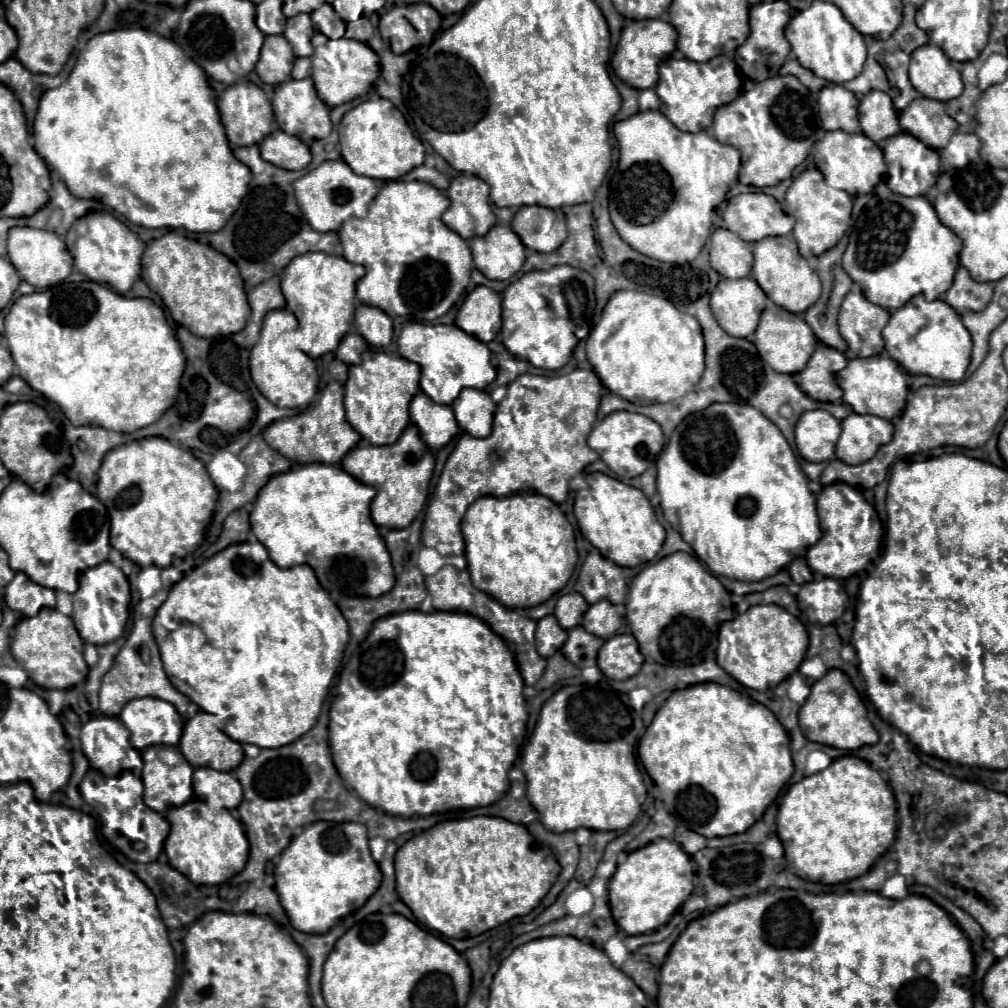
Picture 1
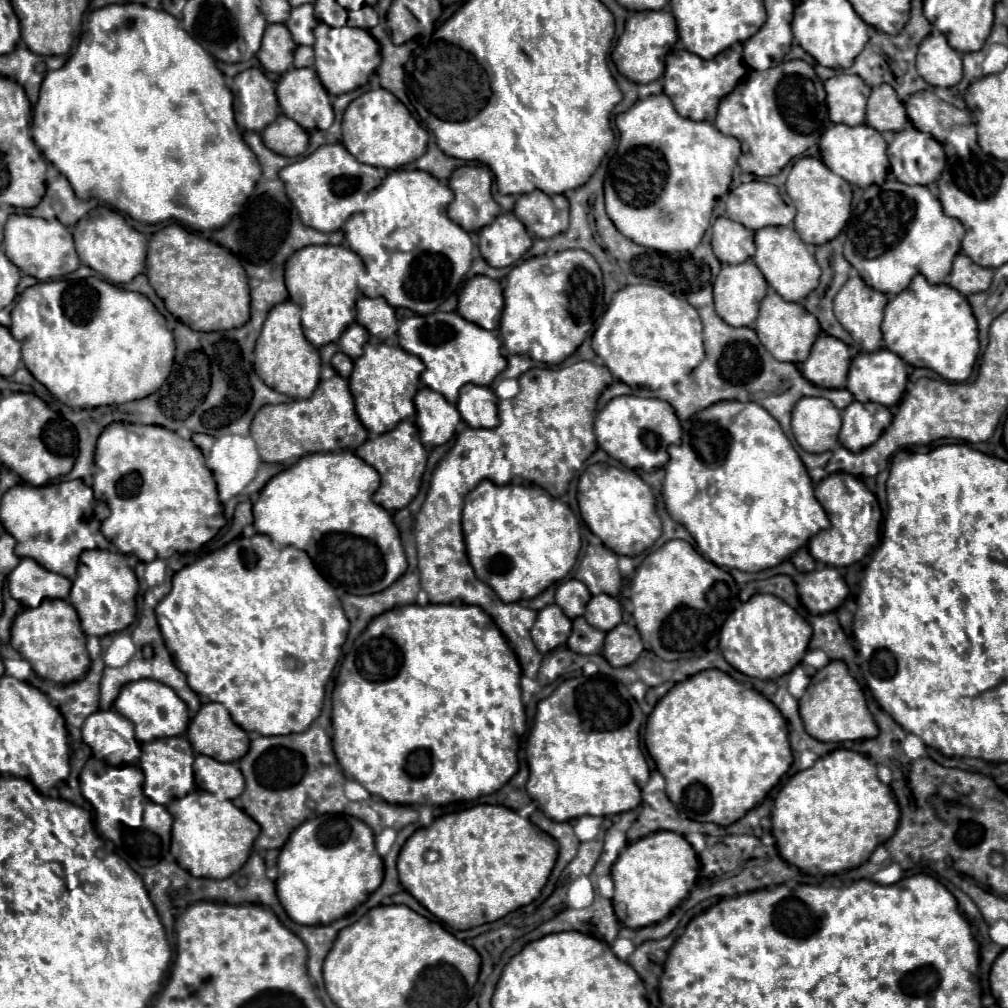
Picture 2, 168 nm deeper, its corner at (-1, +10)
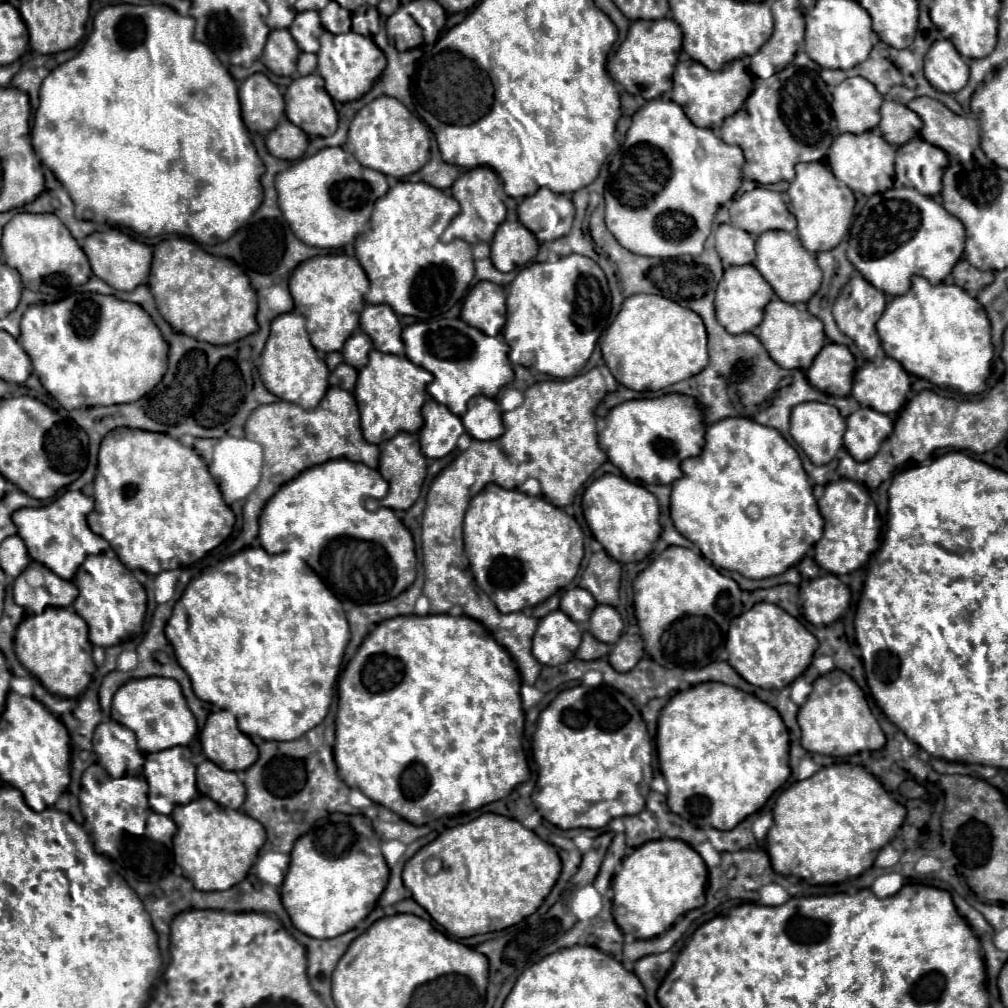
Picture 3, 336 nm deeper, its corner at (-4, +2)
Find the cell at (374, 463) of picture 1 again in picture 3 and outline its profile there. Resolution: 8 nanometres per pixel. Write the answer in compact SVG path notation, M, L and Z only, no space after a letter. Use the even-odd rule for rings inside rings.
M401 431L391 441L383 443L379 457L379 473L389 481L389 493L381 501L371 501L371 509L389 507L393 511L407 511L419 497L427 473L427 460L421 453L419 439L415 433Z

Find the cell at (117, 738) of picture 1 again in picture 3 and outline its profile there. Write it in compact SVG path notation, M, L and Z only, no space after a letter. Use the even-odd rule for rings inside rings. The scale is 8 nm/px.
M117 721L97 725L93 733L93 751L111 777L141 775L139 767L143 767L145 756L137 747L135 733Z

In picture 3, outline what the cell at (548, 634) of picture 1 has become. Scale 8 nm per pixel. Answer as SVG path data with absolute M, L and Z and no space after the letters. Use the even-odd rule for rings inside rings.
M557 609L539 621L533 637L533 655L543 665L561 665L573 659L579 643L581 629Z

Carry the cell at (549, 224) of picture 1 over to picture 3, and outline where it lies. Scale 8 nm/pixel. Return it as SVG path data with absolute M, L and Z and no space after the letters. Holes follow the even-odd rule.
M539 189L519 203L517 213L519 221L537 237L537 241L545 243L569 235L575 209L567 195Z

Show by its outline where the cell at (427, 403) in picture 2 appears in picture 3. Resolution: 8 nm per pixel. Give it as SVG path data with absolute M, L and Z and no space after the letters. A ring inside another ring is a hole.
M431 399L423 405L423 419L425 425L419 431L423 455L433 459L449 455L455 449L457 439L465 433L461 417Z

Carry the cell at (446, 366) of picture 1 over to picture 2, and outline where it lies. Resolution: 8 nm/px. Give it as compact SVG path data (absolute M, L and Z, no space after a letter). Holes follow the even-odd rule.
M434 311L430 315L406 317L398 327L398 343L404 351L418 355L424 361L426 371L422 373L422 383L436 393L442 393L450 403L458 401L462 385L490 385L508 365L502 355L500 339L492 331L464 321L464 317L454 311Z

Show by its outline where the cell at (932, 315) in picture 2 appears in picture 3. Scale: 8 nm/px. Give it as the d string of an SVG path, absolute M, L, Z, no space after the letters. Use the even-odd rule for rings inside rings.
M913 277L911 289L887 305L877 331L885 353L897 359L907 373L964 395L979 395L985 389L993 357L991 325L977 299L957 285L931 285L923 277Z

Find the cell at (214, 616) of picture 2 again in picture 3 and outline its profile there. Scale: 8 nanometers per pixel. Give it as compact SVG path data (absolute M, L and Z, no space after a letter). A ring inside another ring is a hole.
M297 543L289 551L275 553L275 555L267 553L263 547L241 549L239 553L231 555L229 559L225 559L225 561L217 563L215 567L207 569L203 575L191 579L189 585L185 587L181 599L175 603L171 619L165 625L165 635L167 635L167 639L171 641L171 645L175 649L175 657L179 661L179 665L191 677L191 685L193 685L195 695L201 701L207 701L211 705L217 705L219 709L231 711L239 721L239 729L249 737L257 735L265 741L293 741L293 739L299 739L301 735L305 735L307 731L311 731L313 727L317 727L325 719L325 715L329 711L329 705L331 705L331 699L333 699L333 689L335 689L335 683L337 683L337 675L342 669L345 647L351 639L351 633L349 633L349 623L345 619L345 611L341 607L341 601L317 577L317 573L311 569L307 557L309 557L309 551L303 549L301 543Z

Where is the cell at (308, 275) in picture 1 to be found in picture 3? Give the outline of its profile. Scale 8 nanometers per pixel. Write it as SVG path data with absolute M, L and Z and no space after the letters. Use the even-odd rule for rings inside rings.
M349 255L311 257L291 273L289 291L295 301L295 311L307 319L307 331L315 349L323 353L343 349L347 337L359 327L359 313L367 289L369 281L363 267Z

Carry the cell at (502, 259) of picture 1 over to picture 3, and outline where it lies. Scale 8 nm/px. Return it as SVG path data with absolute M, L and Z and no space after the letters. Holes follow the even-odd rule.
M503 221L491 241L491 263L507 273L525 267L539 251L539 241L519 221Z

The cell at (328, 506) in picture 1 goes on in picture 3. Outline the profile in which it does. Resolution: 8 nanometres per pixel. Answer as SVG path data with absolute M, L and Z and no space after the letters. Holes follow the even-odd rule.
M333 459L315 467L305 469L303 473L299 473L295 479L291 479L289 483L285 483L263 507L263 513L259 517L259 543L263 549L267 549L267 553L283 553L293 549L297 543L301 543L303 549L309 551L309 565L315 569L315 573L319 577L327 577L323 579L325 585L341 599L341 601L353 601L353 603L383 603L389 601L391 597L397 597L399 593L403 593L403 589L407 589L411 585L411 581L415 581L415 565L417 565L417 557L415 557L415 543L413 537L409 533L409 529L397 519L397 515L391 509L377 509L377 511L367 511L365 509L365 501L367 499L383 499L387 493L389 485L387 481L383 481L383 477L379 477L377 469L371 469L363 463L355 463L349 459ZM341 539L355 539L355 543L359 543L359 549L351 549L351 553L347 553L345 557L351 557L349 565L341 565L341 567L349 567L349 569L333 569L335 567L335 543L339 543Z

